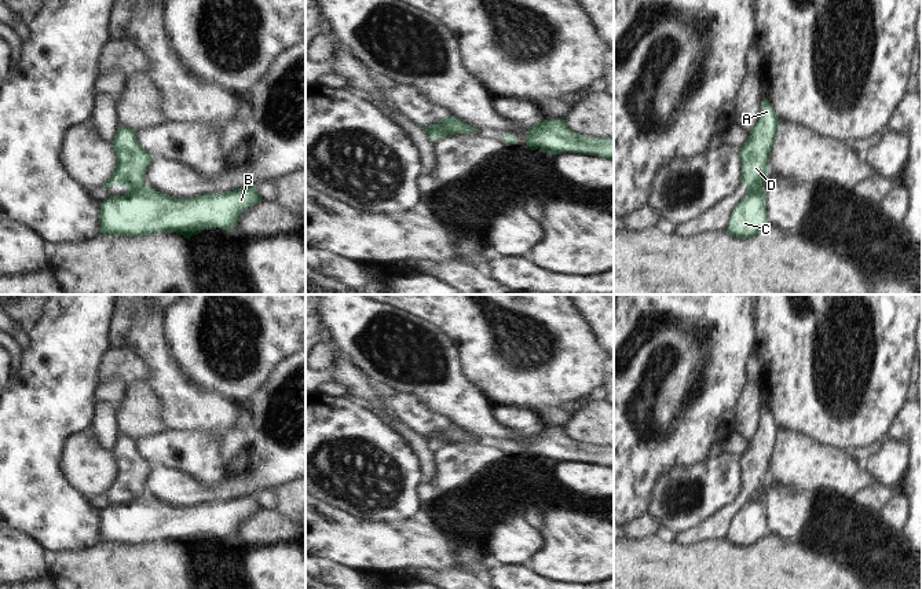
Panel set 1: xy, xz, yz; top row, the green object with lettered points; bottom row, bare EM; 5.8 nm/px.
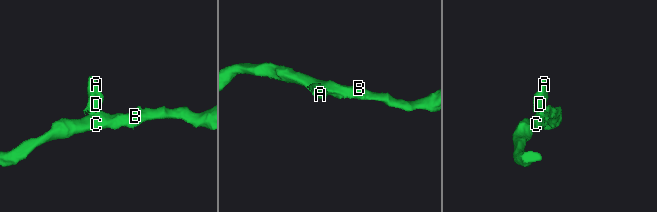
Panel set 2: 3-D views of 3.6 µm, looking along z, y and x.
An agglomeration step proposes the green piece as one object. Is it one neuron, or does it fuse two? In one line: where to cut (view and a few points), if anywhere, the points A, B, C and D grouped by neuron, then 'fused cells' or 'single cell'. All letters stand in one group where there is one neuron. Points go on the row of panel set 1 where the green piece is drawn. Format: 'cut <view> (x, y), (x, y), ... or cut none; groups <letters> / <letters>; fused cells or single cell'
cut xz (449, 119), (428, 132); groups A D / B C; fused cells

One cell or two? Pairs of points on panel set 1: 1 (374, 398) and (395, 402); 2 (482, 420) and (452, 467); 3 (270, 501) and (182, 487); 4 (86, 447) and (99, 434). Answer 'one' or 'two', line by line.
1: two
2: one
3: two
4: two

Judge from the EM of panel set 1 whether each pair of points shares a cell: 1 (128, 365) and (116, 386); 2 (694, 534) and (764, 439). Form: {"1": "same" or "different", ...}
{"1": "different", "2": "same"}

